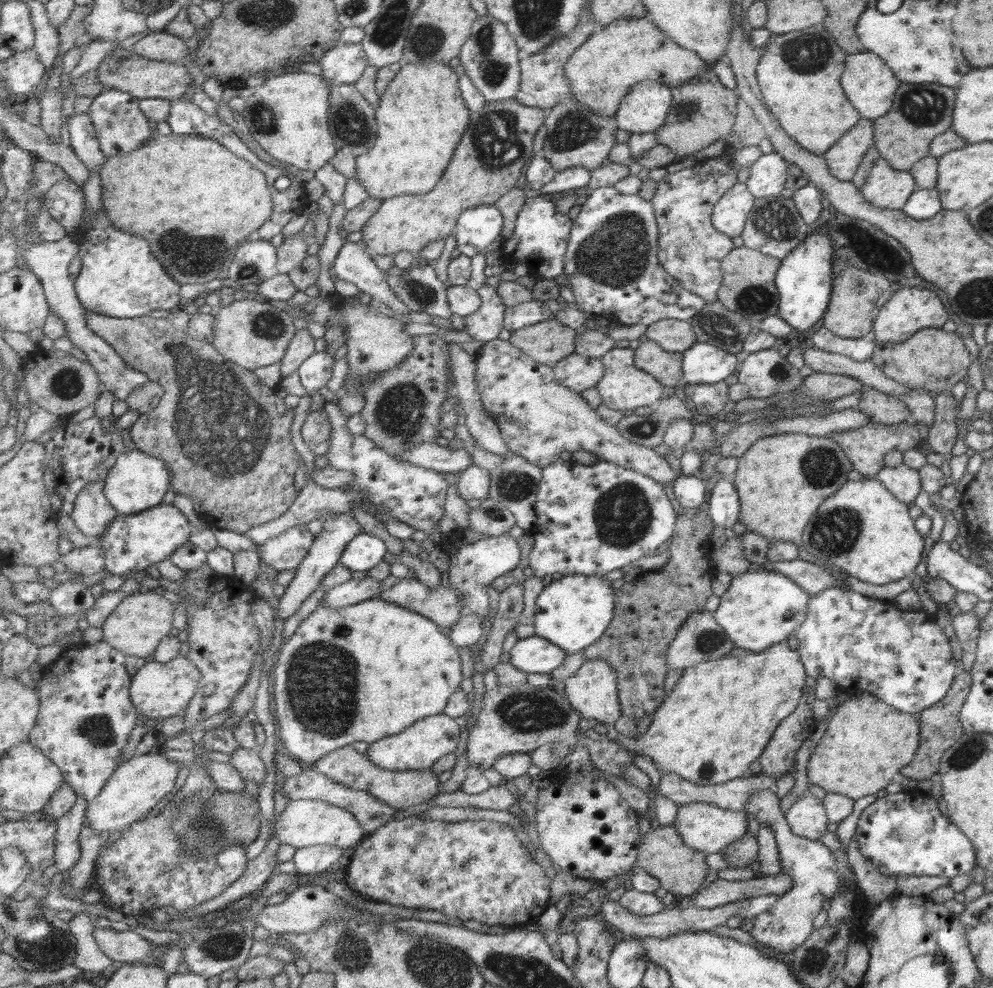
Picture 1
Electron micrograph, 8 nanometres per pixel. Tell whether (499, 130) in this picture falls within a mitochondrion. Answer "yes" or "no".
yes

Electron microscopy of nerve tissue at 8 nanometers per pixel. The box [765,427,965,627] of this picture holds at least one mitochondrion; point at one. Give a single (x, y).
(824, 537)

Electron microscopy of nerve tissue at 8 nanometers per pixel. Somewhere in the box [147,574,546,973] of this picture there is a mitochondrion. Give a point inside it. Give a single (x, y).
(323, 678)

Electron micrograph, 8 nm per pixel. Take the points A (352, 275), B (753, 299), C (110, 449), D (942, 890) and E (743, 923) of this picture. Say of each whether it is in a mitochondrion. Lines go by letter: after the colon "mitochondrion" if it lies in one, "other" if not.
A: other
B: mitochondrion
C: other
D: other
E: other

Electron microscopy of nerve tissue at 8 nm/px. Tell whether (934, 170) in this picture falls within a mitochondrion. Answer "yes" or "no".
no

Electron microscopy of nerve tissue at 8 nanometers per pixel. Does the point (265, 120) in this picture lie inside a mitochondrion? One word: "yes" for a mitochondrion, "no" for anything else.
yes

